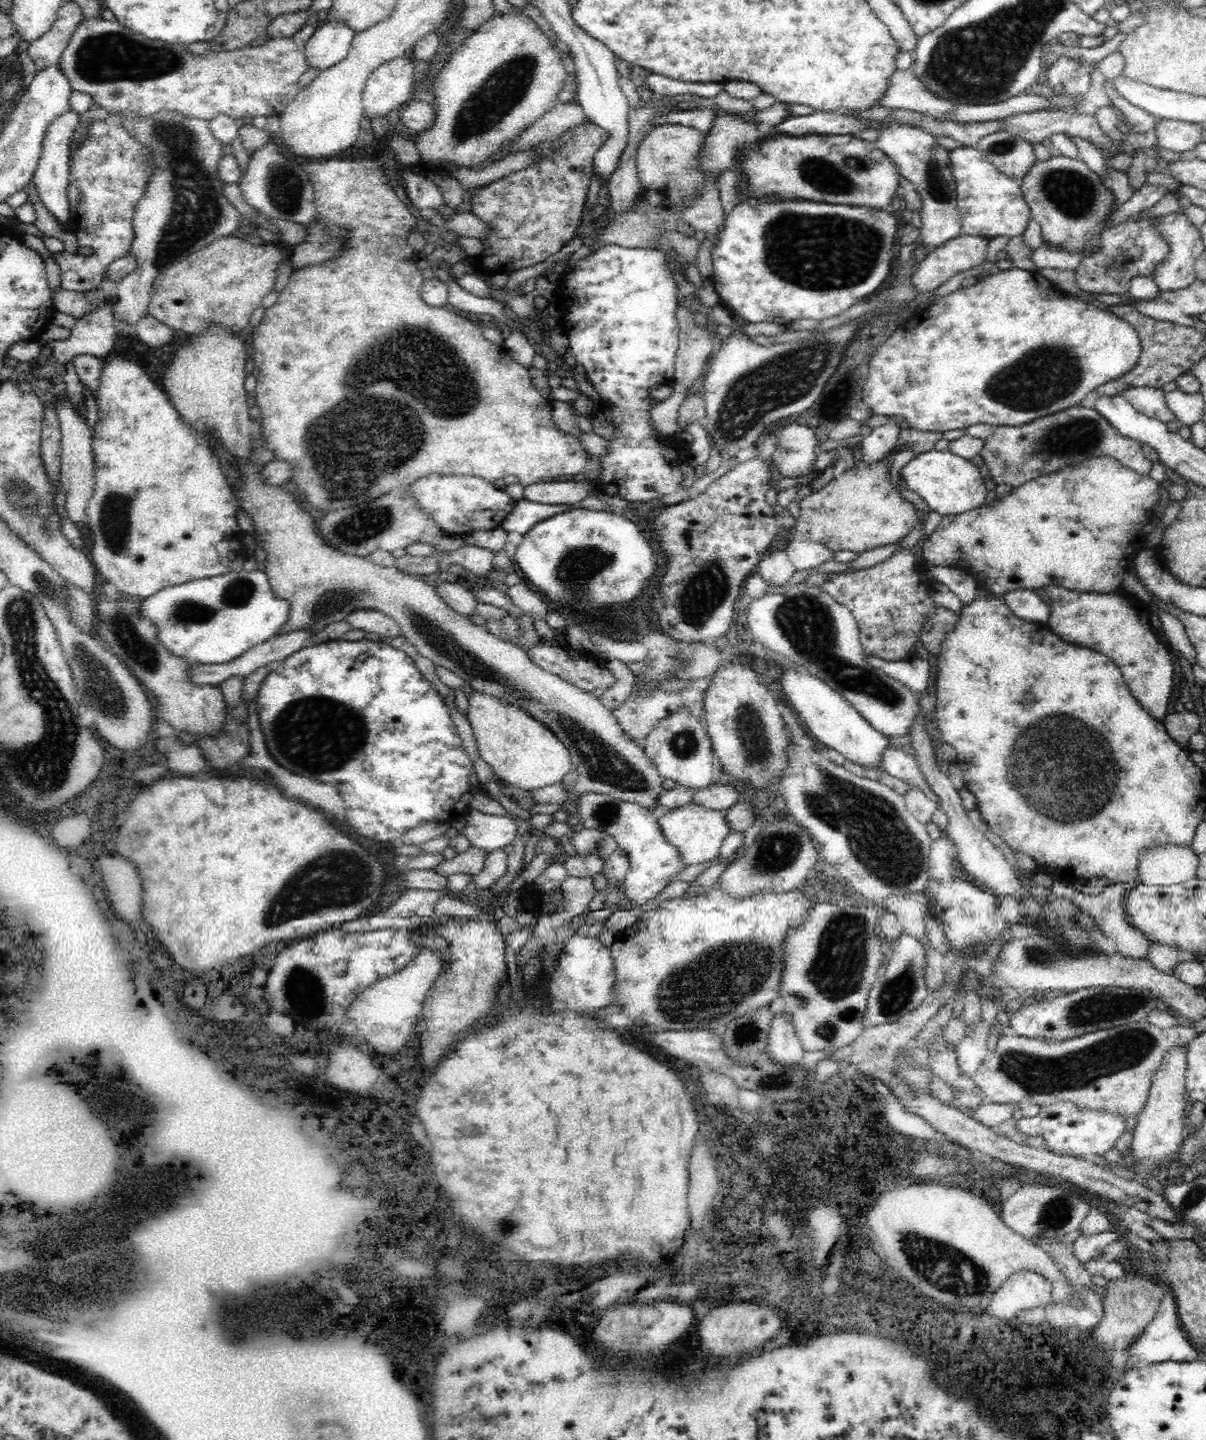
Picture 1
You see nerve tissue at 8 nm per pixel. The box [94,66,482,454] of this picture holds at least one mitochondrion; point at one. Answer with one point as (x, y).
(197, 207)

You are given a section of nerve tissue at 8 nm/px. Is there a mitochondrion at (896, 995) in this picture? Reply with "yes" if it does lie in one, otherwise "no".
yes

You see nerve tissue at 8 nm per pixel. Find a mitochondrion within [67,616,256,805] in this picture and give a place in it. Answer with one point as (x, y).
(102, 688)

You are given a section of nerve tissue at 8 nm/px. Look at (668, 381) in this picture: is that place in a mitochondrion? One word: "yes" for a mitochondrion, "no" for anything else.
no

